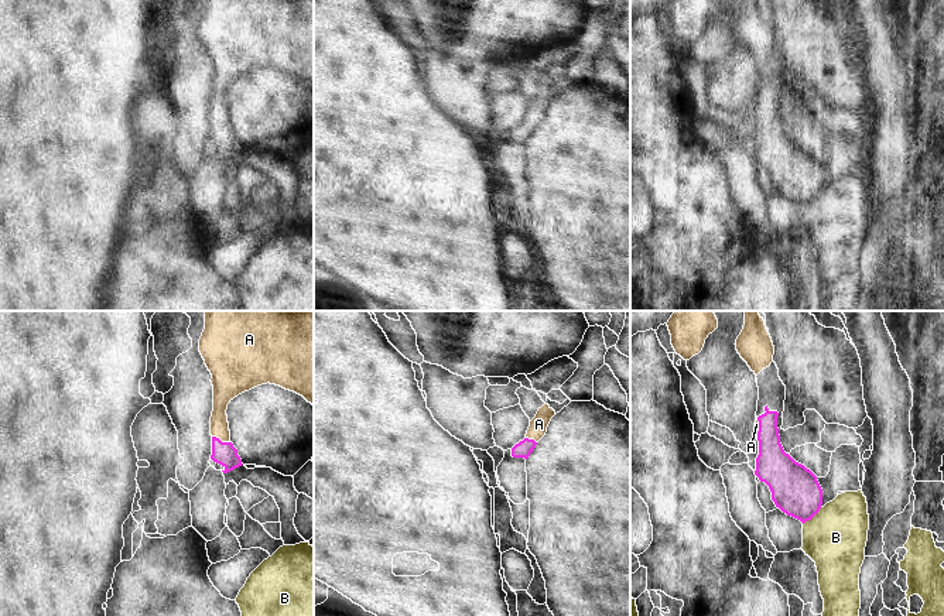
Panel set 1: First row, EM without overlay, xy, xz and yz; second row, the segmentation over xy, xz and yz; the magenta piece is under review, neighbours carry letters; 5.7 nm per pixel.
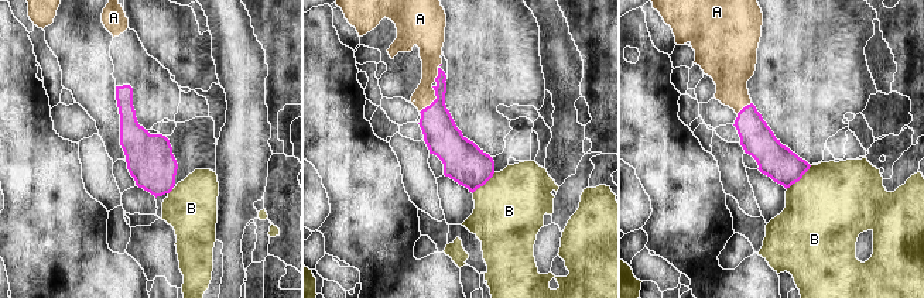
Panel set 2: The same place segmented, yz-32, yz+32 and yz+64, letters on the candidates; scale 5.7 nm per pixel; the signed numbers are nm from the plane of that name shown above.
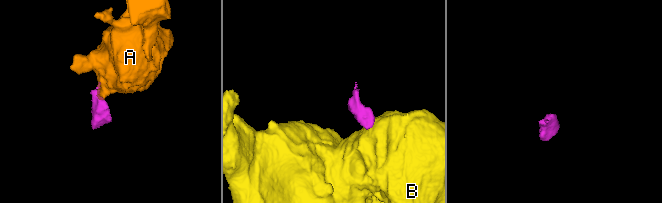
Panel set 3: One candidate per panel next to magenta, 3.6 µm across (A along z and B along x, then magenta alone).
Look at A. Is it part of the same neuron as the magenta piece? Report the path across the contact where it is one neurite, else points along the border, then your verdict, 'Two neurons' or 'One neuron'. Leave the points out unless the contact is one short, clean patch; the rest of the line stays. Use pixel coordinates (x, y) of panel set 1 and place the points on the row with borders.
Path across: xy (225, 454), (219, 440), (219, 427). One neuron

